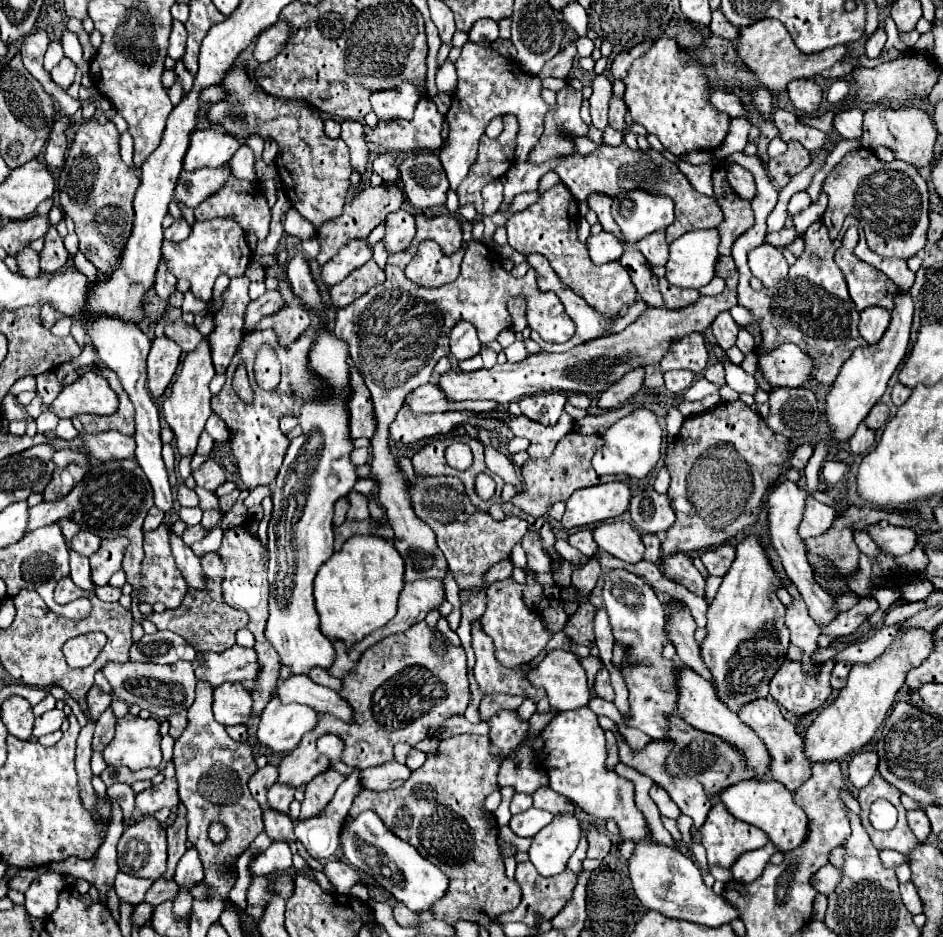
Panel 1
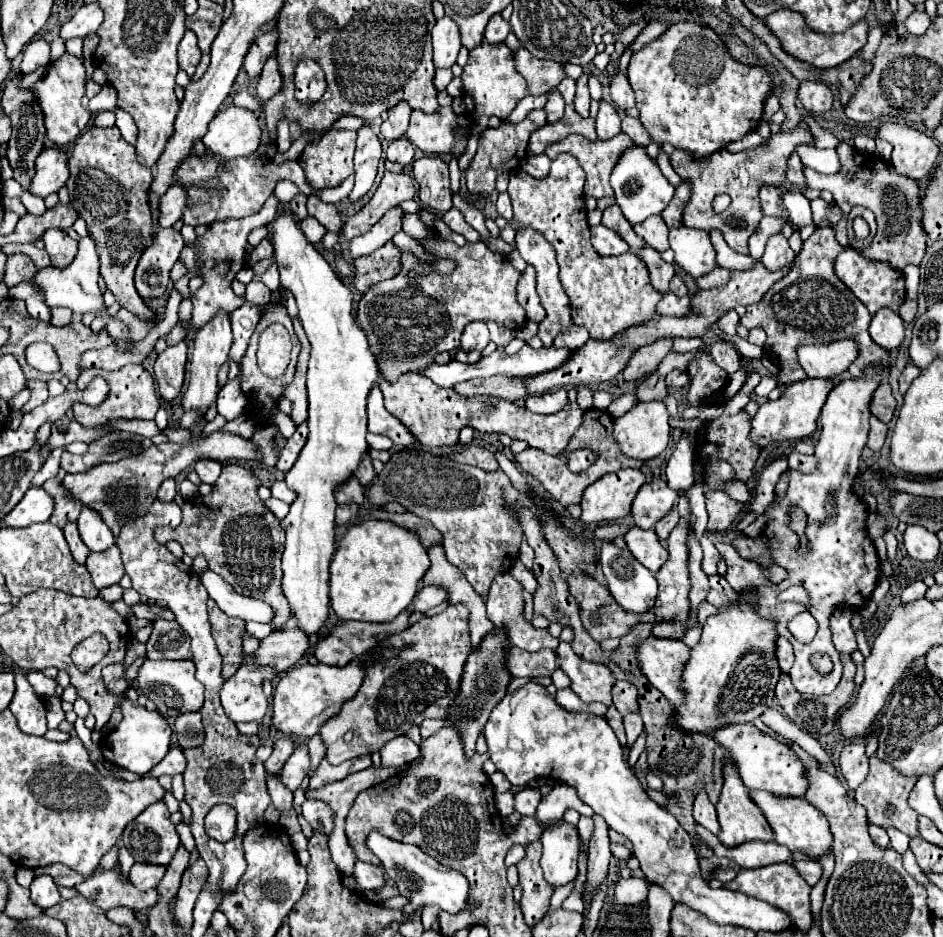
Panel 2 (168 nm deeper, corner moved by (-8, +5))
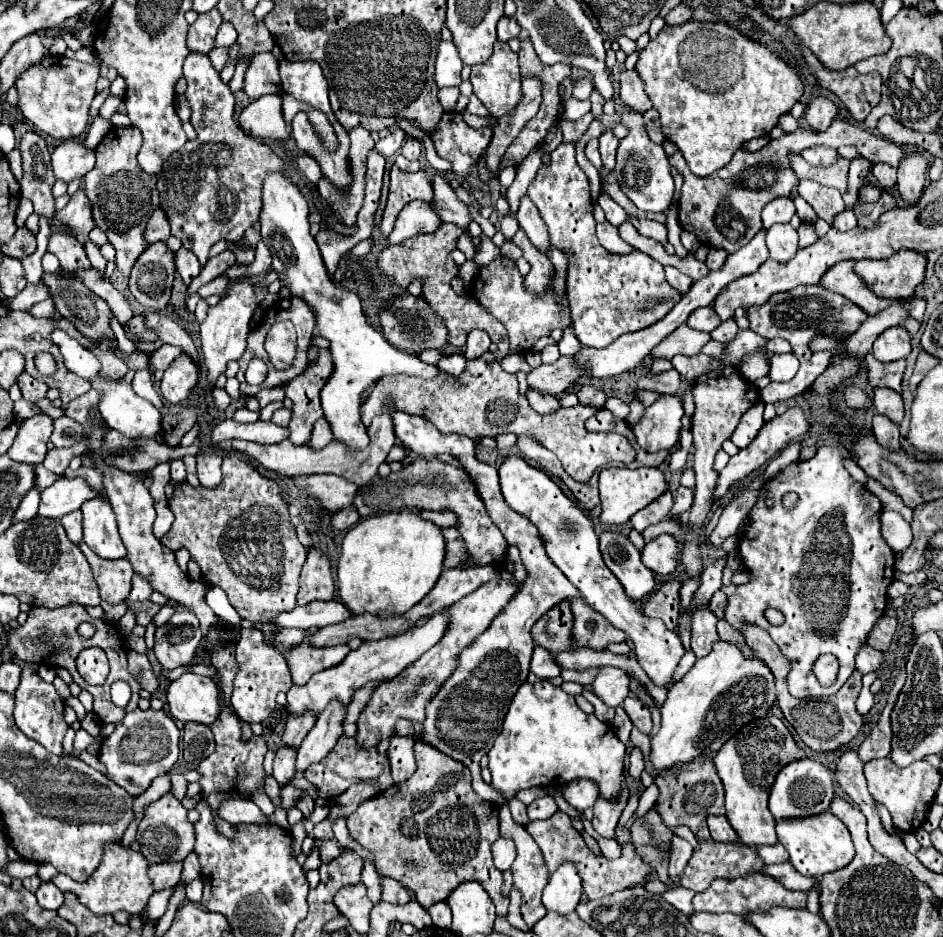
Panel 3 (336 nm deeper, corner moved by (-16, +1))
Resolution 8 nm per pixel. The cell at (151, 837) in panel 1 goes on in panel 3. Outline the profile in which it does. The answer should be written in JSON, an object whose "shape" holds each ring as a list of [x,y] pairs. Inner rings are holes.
{"shape":[[[172,792],[164,794],[162,798],[152,802],[150,806],[146,806],[146,814],[138,826],[138,836],[142,836],[140,852],[152,864],[164,862],[164,860],[184,860],[194,850],[194,842],[196,842],[194,824],[188,822],[186,814],[188,814],[188,810],[180,804],[180,800],[176,800],[176,796]]]}

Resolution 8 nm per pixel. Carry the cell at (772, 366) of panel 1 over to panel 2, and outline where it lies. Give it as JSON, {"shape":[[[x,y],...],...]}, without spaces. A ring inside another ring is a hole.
{"shape":[[[838,340],[832,344],[808,344],[798,348],[798,362],[808,378],[832,378],[848,370],[858,348],[854,340]]]}

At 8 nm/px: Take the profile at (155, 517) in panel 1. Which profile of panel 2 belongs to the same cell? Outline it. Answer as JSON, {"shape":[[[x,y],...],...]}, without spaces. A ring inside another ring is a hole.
{"shape":[[[168,478],[168,480],[164,480],[164,484],[158,490],[158,498],[164,500],[164,504],[166,504],[166,502],[174,502],[174,496],[176,496],[174,478]]]}

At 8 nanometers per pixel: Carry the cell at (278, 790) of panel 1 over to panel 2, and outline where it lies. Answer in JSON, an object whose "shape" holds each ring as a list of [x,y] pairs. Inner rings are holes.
{"shape":[[[300,746],[294,750],[294,754],[286,760],[284,764],[284,770],[280,774],[280,780],[282,784],[288,788],[288,790],[296,790],[300,786],[300,782],[304,780],[304,776],[308,774],[310,770],[310,760],[308,760],[308,750],[306,746]]]}

